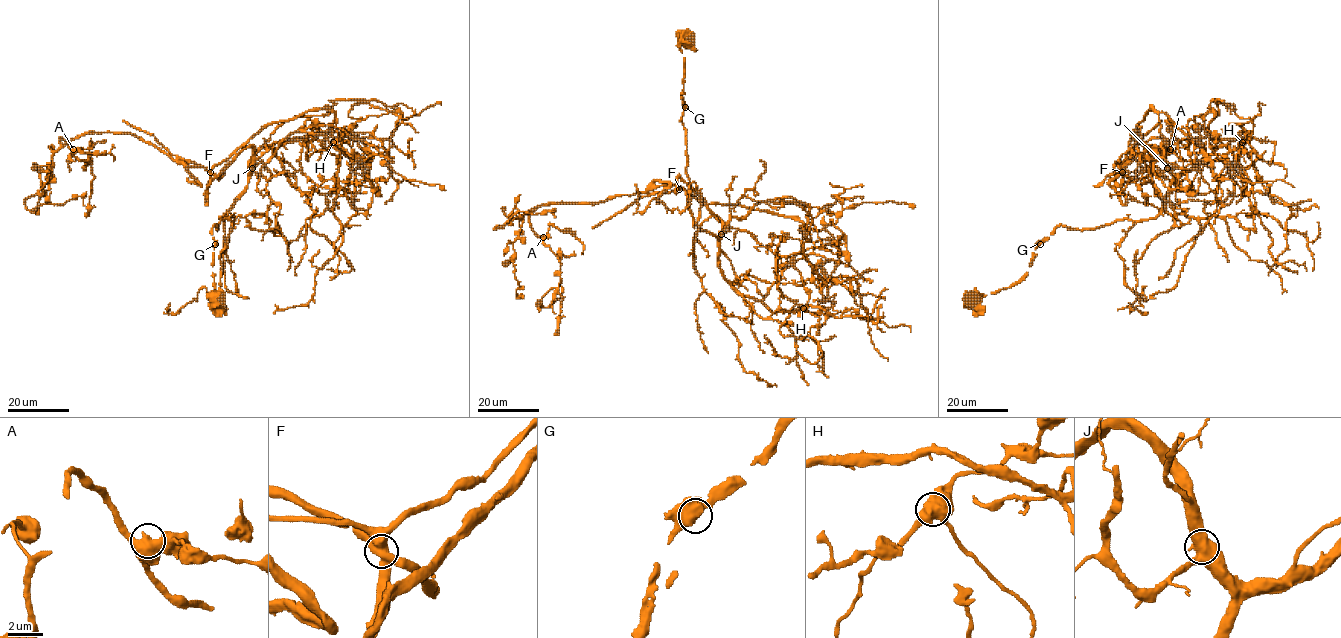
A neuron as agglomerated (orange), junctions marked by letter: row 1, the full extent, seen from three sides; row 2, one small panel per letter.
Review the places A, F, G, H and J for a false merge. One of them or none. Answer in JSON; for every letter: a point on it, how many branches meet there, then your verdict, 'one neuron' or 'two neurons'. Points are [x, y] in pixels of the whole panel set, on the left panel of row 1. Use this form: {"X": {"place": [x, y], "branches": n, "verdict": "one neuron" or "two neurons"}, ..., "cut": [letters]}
{"A": {"place": [73, 149], "branches": 3, "verdict": "one neuron"}, "F": {"place": [210, 172], "branches": 4, "verdict": "two neurons"}, "G": {"place": [215, 244], "branches": 3, "verdict": "one neuron"}, "H": {"place": [333, 142], "branches": 3, "verdict": "one neuron"}, "J": {"place": [252, 168], "branches": 3, "verdict": "one neuron"}, "cut": ["F"]}

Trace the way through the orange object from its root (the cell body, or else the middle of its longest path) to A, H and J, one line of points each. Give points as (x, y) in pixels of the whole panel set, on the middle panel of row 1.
A: (688, 38), (686, 172), (698, 226), (720, 238), (679, 176), (675, 192), (540, 205), (529, 222), (543, 237)
H: (688, 38), (697, 225), (739, 292), (768, 293), (774, 254), (778, 287), (803, 308)
J: (688, 38), (679, 46), (686, 172), (699, 196), (698, 226), (718, 239), (721, 234)

